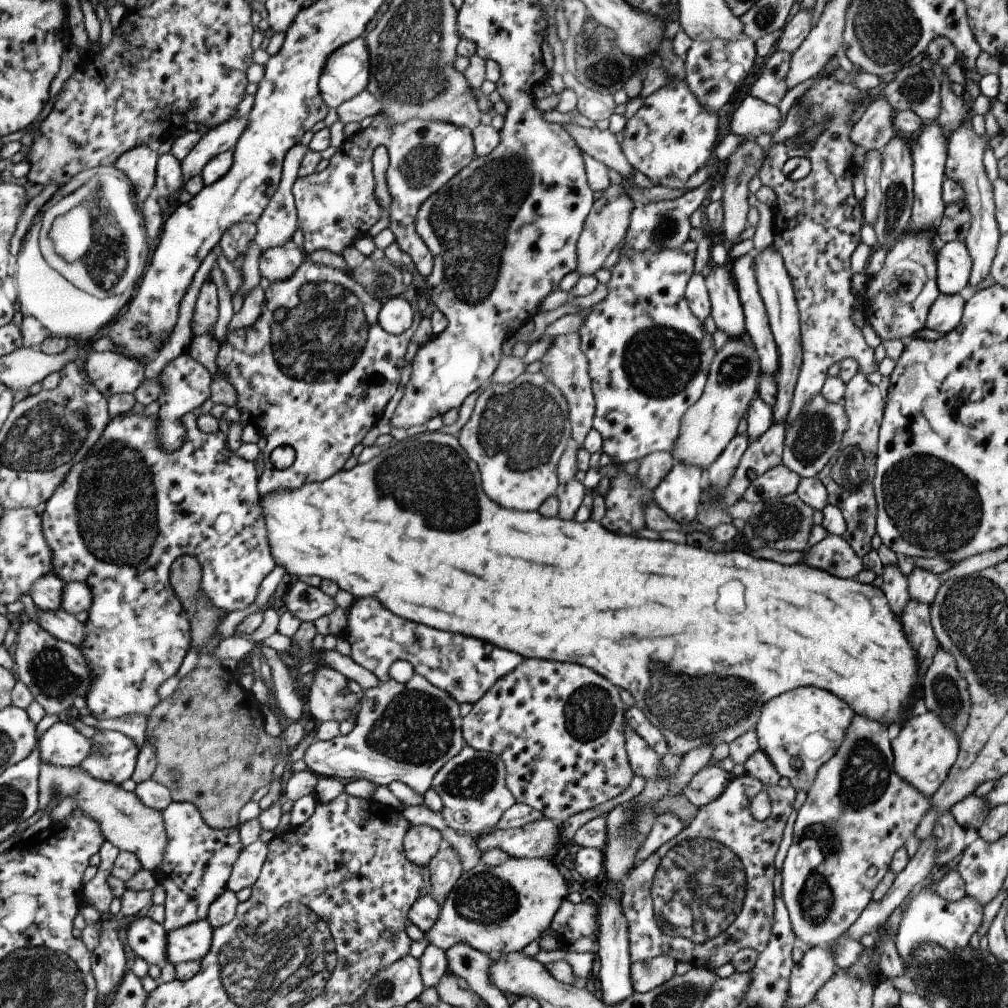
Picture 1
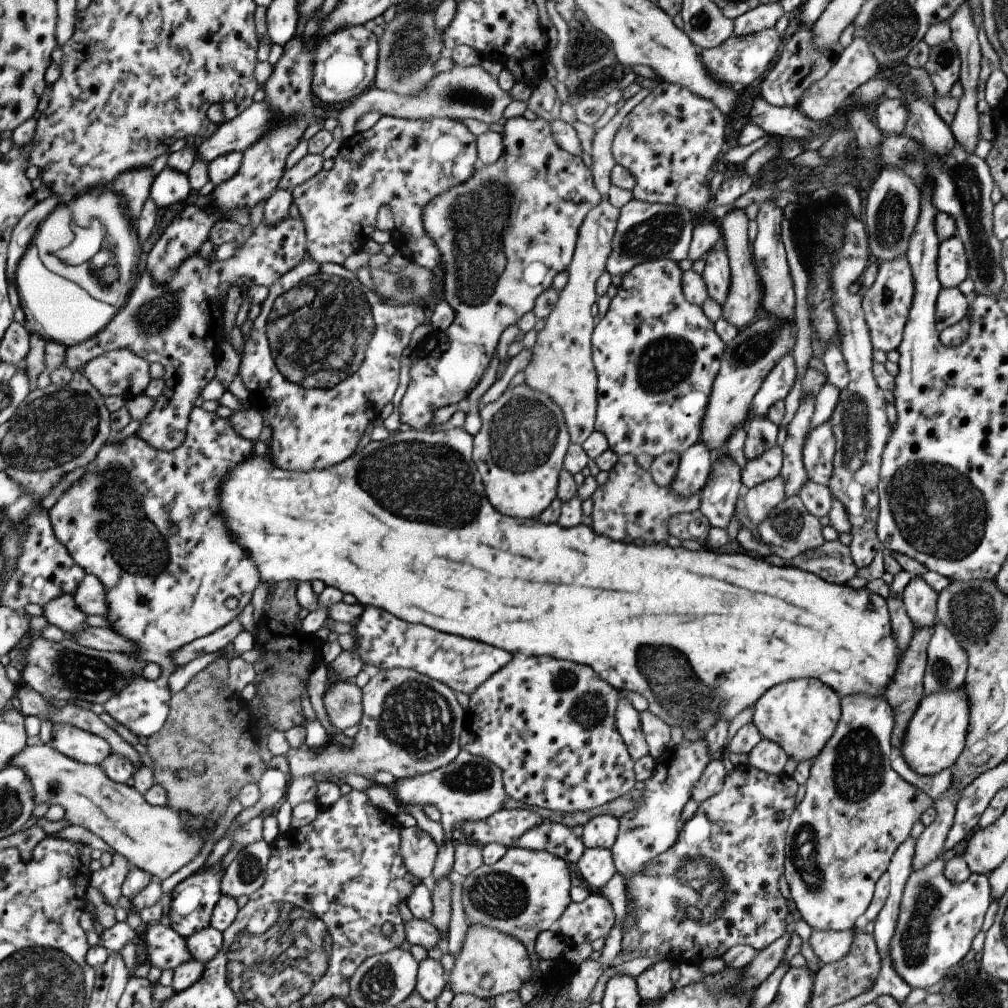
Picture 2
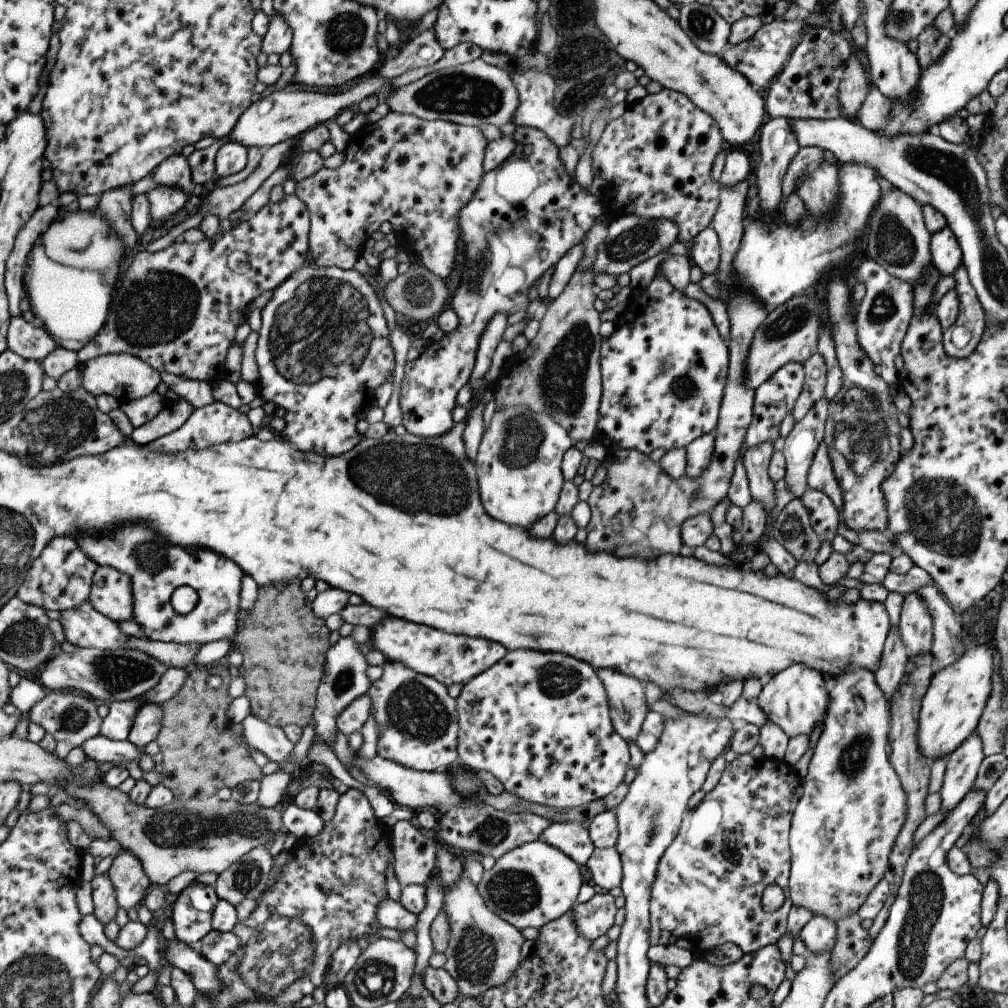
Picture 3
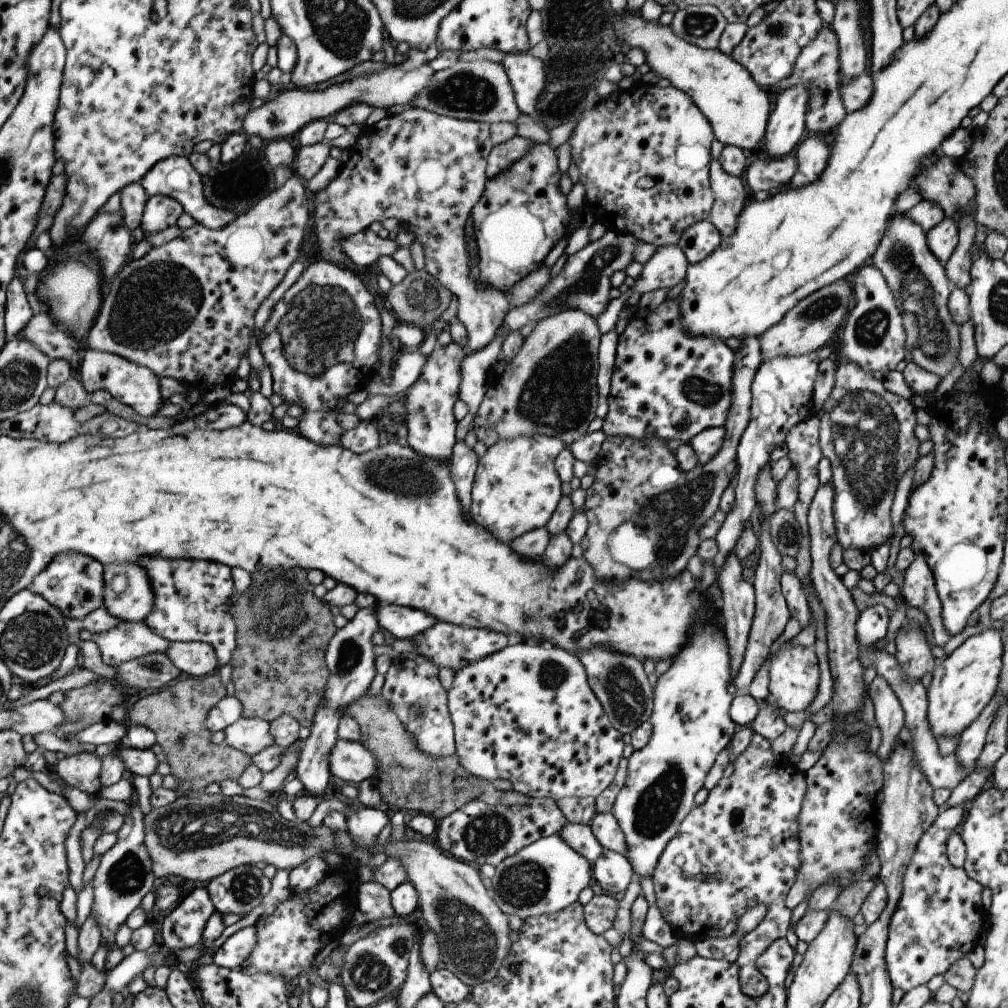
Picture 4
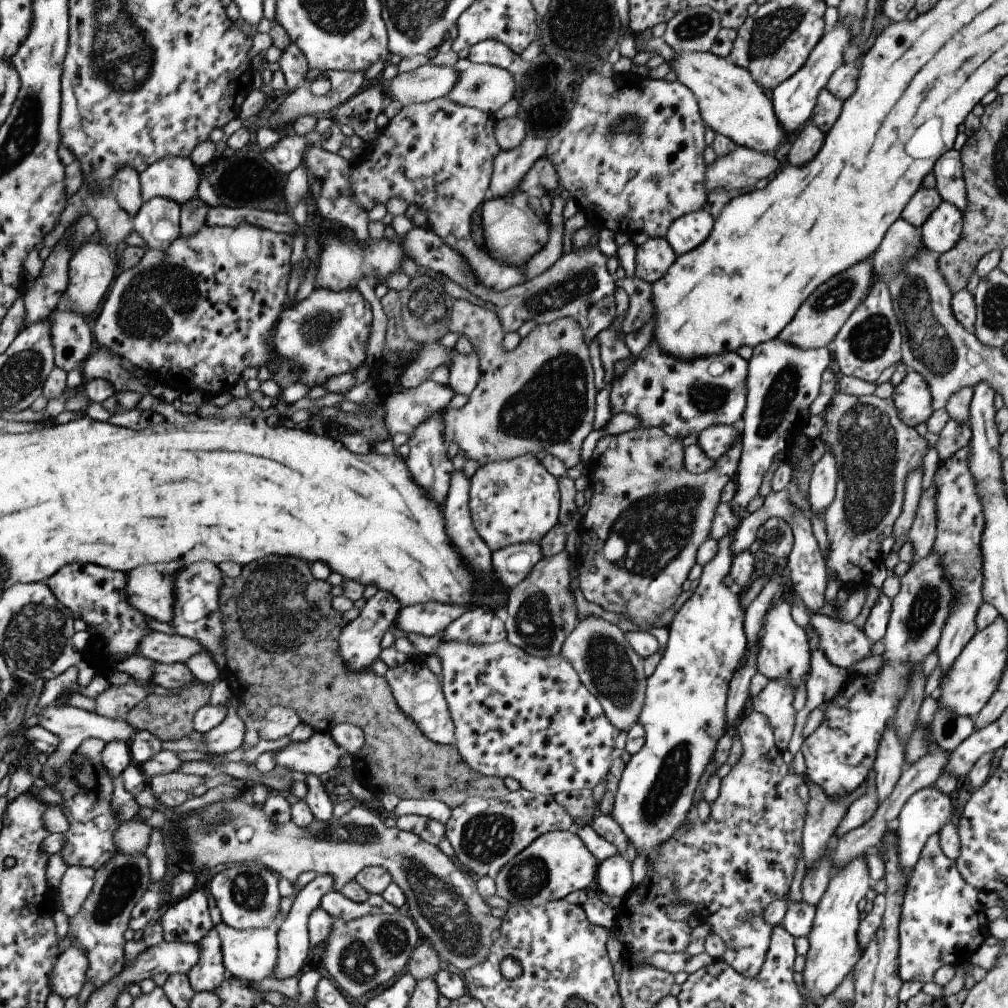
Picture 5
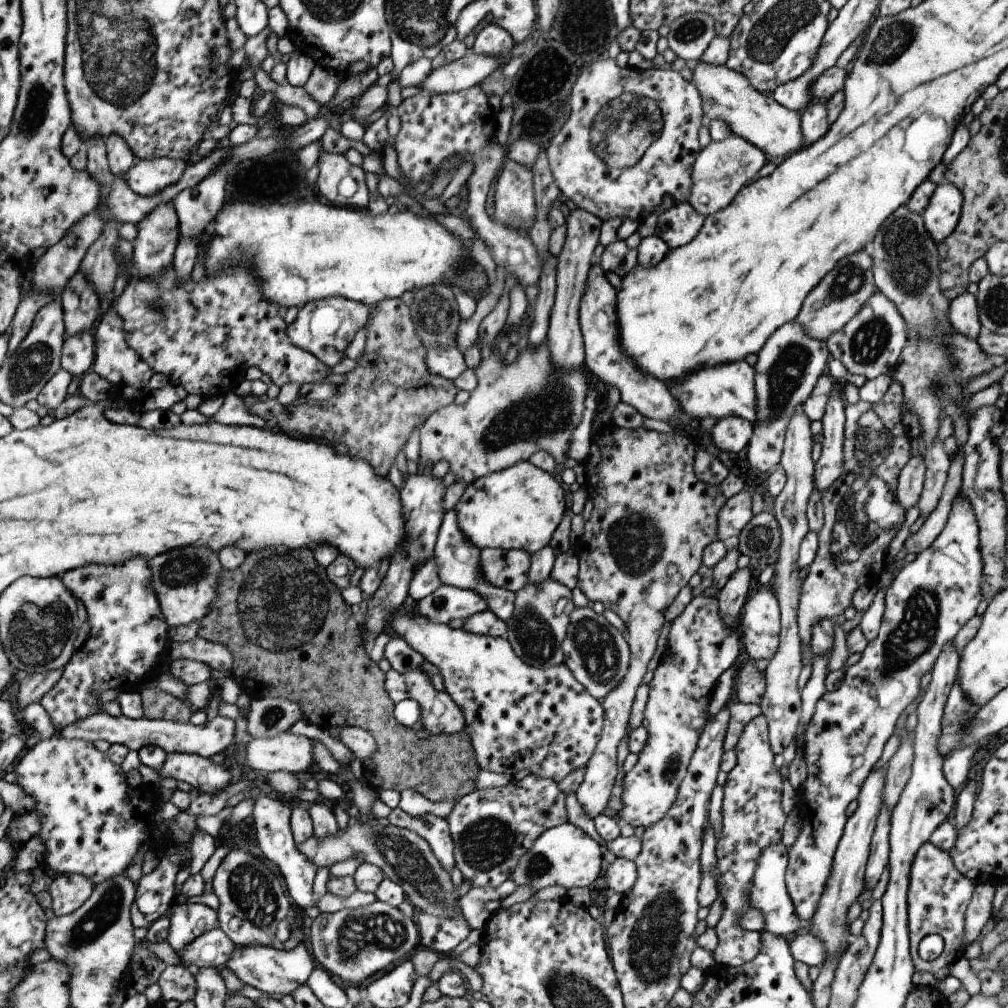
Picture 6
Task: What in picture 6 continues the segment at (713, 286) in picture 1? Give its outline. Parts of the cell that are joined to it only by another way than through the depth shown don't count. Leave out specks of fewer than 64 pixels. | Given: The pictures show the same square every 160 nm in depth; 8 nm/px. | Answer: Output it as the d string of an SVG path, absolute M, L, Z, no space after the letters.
M688 202L673 204L662 210L656 219L654 234L659 236L669 249L686 245L703 224L701 216Z

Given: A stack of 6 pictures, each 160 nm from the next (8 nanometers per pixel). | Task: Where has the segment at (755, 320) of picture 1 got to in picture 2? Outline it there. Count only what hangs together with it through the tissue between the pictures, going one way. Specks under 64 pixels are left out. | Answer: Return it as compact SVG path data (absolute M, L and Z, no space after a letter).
M787 353L773 365L757 392L753 395L750 404L750 415L765 417L769 407L777 401L784 400L793 386L795 377L796 366L790 353Z

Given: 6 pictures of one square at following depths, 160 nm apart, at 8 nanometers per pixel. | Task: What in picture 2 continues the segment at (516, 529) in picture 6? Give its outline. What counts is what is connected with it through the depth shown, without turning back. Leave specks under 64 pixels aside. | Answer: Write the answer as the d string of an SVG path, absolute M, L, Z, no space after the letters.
M519 383L505 389L493 402L478 410L479 430L472 436L471 460L478 470L489 504L501 514L518 519L535 519L556 497L558 474L570 438L561 409L547 394Z

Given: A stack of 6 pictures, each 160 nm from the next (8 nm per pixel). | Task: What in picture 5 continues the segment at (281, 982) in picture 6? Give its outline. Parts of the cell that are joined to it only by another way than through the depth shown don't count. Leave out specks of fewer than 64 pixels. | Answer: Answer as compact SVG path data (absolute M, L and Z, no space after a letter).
M301 882L294 894L280 897L277 912L267 928L234 929L224 922L217 923L213 928L220 940L222 963L227 975L244 980L247 983L259 982L272 976L272 968L276 961L276 932L287 916L291 904L298 893Z

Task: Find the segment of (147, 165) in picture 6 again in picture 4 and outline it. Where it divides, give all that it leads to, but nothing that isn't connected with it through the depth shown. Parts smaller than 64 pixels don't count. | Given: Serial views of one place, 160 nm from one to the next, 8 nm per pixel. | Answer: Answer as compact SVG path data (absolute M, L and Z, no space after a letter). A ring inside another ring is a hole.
M172 156L164 158L163 161L156 162L156 164L148 170L147 176L141 178L138 183L148 197L161 195L175 199L181 204L184 214L189 215L196 223L200 223L205 228L217 230L223 228L235 218L231 213L215 208L205 202L200 174L189 164L187 157ZM369 229L342 237L339 244L346 258L359 266L370 265L381 255L389 257L397 249L396 244L385 238L383 233L375 234Z

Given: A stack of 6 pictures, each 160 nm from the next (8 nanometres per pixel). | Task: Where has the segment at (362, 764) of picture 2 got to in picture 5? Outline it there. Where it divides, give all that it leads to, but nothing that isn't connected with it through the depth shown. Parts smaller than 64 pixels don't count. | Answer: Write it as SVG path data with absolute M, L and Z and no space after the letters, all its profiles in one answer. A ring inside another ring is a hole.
M409 659L399 666L387 667L382 677L387 681L397 706L417 725L422 735L438 745L449 747L453 744L454 726L448 713L441 683L431 673L424 659ZM225 704L227 712L223 722L202 734L205 739L207 754L223 756L236 748L243 747L243 721L236 709Z

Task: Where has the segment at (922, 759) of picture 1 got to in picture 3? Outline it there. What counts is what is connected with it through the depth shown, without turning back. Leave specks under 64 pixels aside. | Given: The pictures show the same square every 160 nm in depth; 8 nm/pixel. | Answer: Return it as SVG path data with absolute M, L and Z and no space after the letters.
M991 642L969 644L953 663L935 672L920 700L917 719L916 745L923 758L933 762L945 759L971 733L990 693L993 661Z

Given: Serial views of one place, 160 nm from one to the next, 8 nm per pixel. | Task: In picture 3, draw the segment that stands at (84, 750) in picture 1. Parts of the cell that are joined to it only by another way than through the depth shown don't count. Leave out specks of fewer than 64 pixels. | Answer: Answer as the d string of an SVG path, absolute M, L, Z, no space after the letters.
M103 733L86 740L80 747L86 757L98 763L119 762L121 760L137 762L137 756L141 753L136 746L129 742L129 739L114 741L107 738Z

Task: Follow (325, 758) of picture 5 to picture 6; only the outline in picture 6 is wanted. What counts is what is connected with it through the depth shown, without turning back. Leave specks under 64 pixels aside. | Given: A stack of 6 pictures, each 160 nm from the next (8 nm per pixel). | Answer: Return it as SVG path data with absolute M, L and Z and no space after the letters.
M289 731L279 733L273 738L256 738L248 743L245 748L245 762L252 771L271 772L283 771L293 774L307 772L315 766L313 760L312 740L303 735L290 734Z

